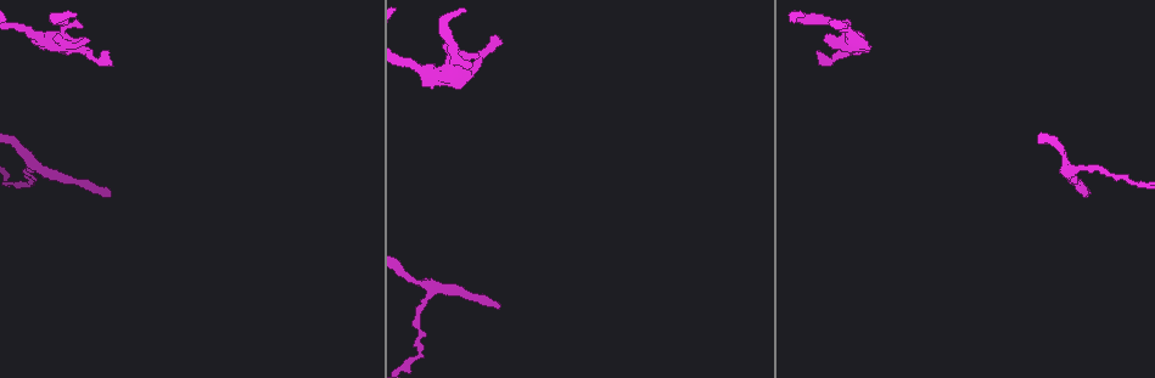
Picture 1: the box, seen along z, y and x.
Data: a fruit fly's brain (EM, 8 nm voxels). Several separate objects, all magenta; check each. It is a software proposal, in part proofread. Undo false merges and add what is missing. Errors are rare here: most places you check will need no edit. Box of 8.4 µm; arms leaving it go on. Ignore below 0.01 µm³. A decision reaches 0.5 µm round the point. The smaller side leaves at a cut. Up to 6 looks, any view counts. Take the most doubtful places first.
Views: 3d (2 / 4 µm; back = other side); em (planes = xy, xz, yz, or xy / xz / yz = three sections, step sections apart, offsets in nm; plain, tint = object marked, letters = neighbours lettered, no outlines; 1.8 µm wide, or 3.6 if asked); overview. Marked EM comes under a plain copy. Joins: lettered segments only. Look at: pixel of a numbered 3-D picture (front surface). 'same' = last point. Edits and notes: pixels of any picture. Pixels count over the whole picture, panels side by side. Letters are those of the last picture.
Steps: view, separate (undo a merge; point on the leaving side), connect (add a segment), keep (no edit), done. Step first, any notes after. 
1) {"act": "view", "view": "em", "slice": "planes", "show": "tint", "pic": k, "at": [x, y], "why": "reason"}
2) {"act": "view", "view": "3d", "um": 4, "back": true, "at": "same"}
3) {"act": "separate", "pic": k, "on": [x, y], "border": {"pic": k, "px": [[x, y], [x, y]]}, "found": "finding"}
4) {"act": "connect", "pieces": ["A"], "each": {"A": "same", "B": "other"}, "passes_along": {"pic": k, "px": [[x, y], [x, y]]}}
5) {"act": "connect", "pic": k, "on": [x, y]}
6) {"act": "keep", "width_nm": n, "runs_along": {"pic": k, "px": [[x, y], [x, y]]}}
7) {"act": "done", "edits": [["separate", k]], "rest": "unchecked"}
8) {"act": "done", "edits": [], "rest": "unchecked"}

{"act": "view", "view": "em", "um": 3.6, "slice": "yz", "step": 8, "show": "tint", "pic": 1, "at": [431, 284], "why": "branch point"}

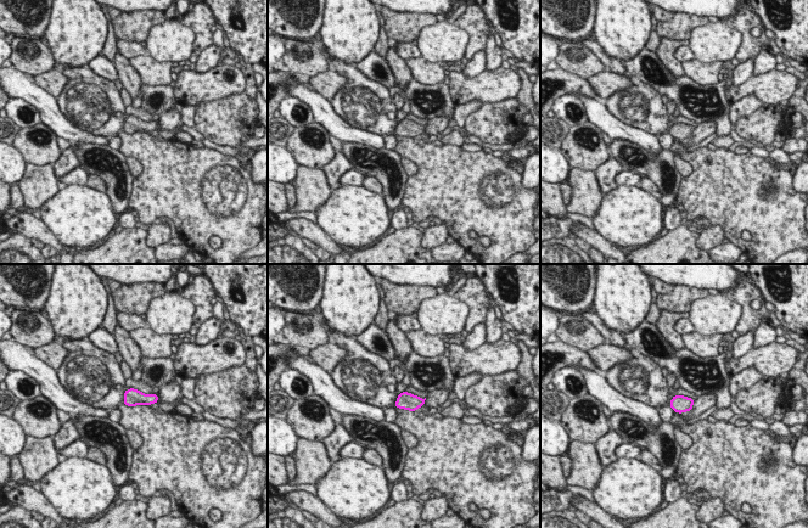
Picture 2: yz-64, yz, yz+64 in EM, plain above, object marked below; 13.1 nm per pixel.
{"act": "view", "view": "em", "um": 3.6, "slice": "planes", "show": "letters", "at": "same", "why": "another direction"}

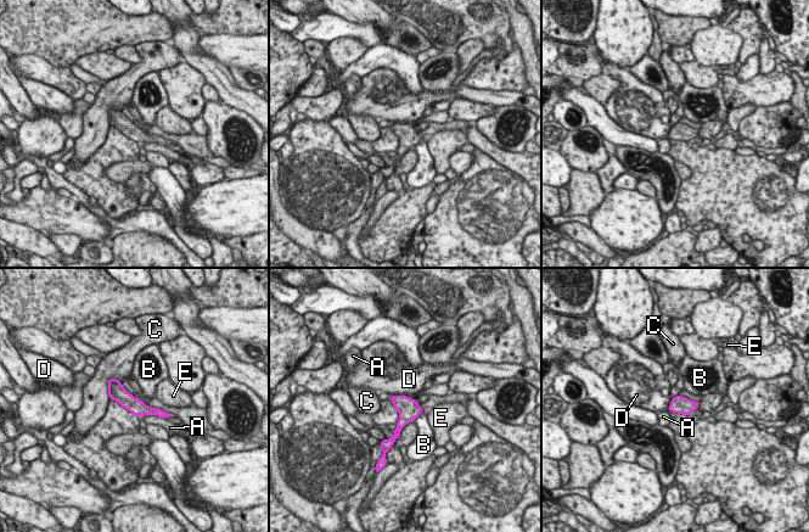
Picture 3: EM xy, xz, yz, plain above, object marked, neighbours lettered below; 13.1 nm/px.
{"act": "keep", "each": {"A": "other", "B": "other", "C": "other", "D": "other", "E": "other"}, "border": {"pic": 3, "px": [[406, 395], [393, 396]]}, "found": "continuous, no second cell"}

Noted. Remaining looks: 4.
{"act": "view", "view": "em", "slice": "xz", "step": 4, "show": "letters", "pic": 1, "at": [498, 38], "why": "branch stops here"}

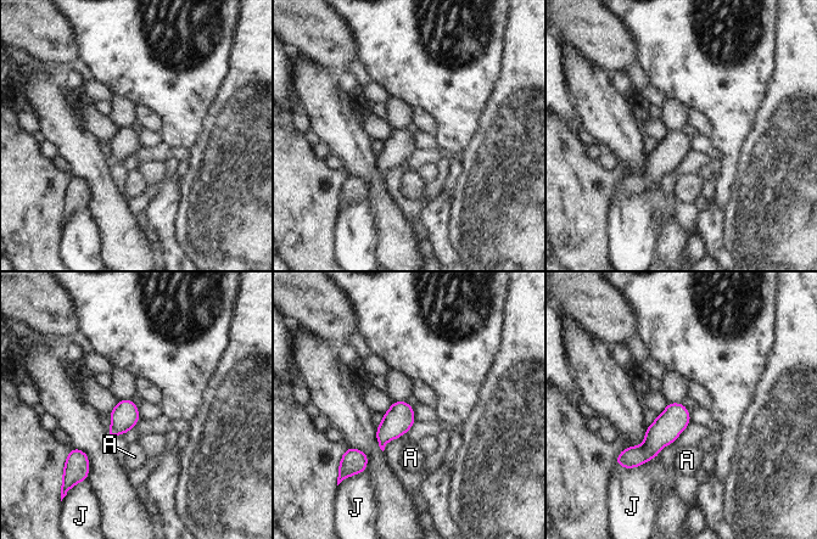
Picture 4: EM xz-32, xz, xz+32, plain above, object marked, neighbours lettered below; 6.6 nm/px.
{"act": "view", "view": "em", "slice": "planes", "show": "letters", "at": "same"}

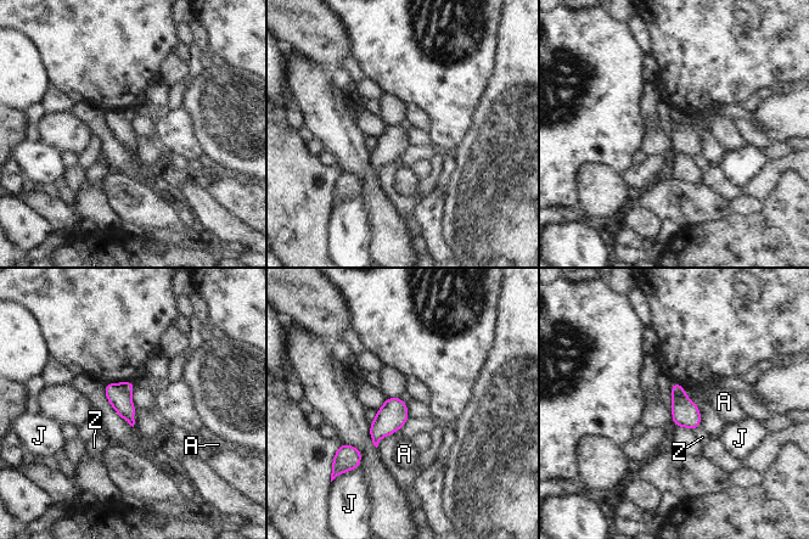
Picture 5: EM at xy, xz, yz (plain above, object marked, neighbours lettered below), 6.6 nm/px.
{"act": "keep", "width_nm": 160, "each": {"A": "other", "J": "other", "Z": "other"}, "border": {"pic": 5, "px": [[700, 426], [692, 430]]}, "found": "none of them fits"}

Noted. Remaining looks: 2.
{"act": "done", "edits": [], "rest": "unchecked"}

